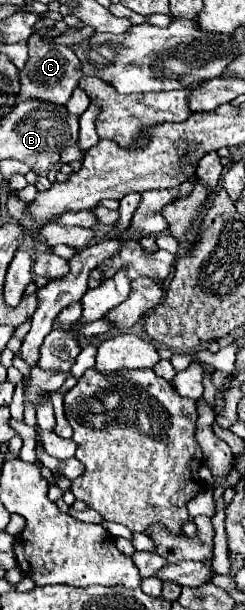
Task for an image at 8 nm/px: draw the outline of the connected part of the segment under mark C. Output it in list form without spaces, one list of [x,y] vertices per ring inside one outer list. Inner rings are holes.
[[[36,34],[28,38],[28,52],[30,58],[26,62],[26,70],[20,72],[20,100],[42,98],[48,102],[66,104],[72,94],[72,88],[76,88],[82,78],[82,64],[76,54],[68,46],[46,42]]]

